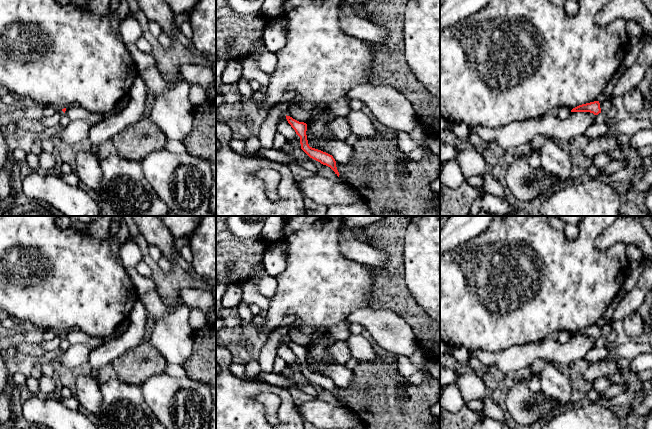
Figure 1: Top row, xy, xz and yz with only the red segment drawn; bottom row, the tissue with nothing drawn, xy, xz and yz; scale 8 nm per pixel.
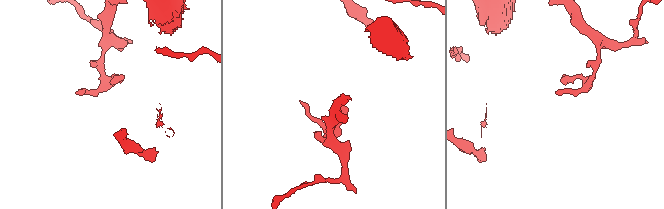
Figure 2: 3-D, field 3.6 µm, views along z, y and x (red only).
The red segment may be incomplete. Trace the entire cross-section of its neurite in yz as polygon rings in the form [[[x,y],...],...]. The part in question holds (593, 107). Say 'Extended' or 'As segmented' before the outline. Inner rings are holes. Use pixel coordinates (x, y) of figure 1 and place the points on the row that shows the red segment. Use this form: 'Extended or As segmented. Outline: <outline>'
As segmented. Outline: [[[594,101],[586,104],[579,105],[571,110],[571,112],[590,112],[594,115],[601,113],[599,101]]]

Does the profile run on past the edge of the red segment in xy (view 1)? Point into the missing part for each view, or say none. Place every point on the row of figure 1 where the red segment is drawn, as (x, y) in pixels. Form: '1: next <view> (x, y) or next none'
1: next none

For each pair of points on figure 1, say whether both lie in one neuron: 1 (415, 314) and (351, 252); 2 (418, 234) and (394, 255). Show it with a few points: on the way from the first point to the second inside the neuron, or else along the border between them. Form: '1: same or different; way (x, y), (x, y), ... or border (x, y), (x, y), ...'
1: different; border (368, 243), (385, 254), (385, 264), (383, 267)
2: different; border (408, 226), (405, 231), (403, 246), (404, 271)

